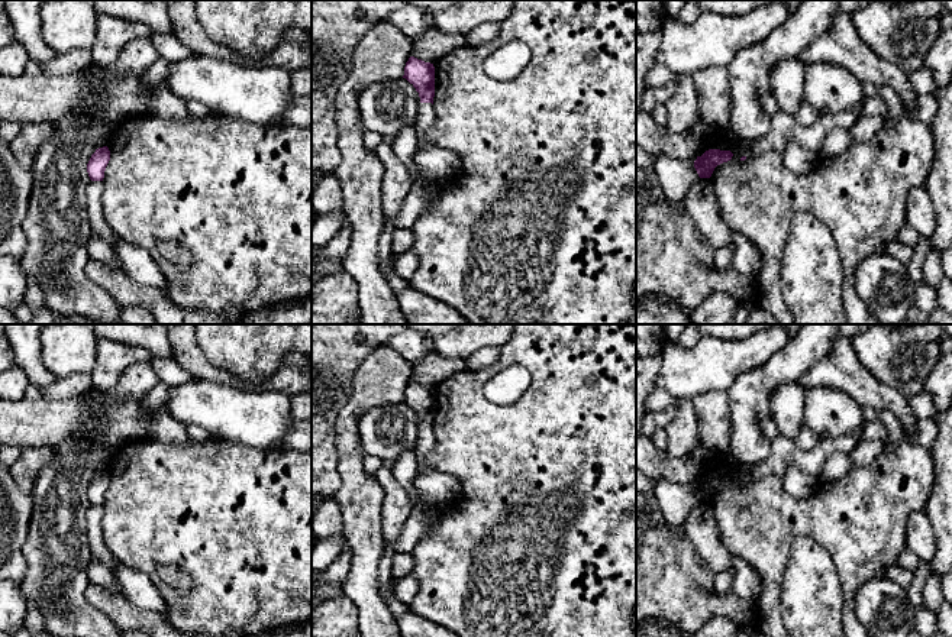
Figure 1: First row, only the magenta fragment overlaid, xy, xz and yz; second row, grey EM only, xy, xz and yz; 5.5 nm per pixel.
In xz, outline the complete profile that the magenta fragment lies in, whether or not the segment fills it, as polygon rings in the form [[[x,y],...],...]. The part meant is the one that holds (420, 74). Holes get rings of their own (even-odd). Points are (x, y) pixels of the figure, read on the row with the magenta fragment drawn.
[[[410,56],[404,67],[406,78],[419,93],[420,104],[414,120],[417,136],[417,149],[432,148],[429,129],[435,123],[433,97],[435,97],[435,67],[414,56]]]

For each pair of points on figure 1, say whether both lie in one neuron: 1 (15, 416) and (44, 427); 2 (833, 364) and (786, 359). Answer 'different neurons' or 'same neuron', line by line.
1: same neuron
2: different neurons

